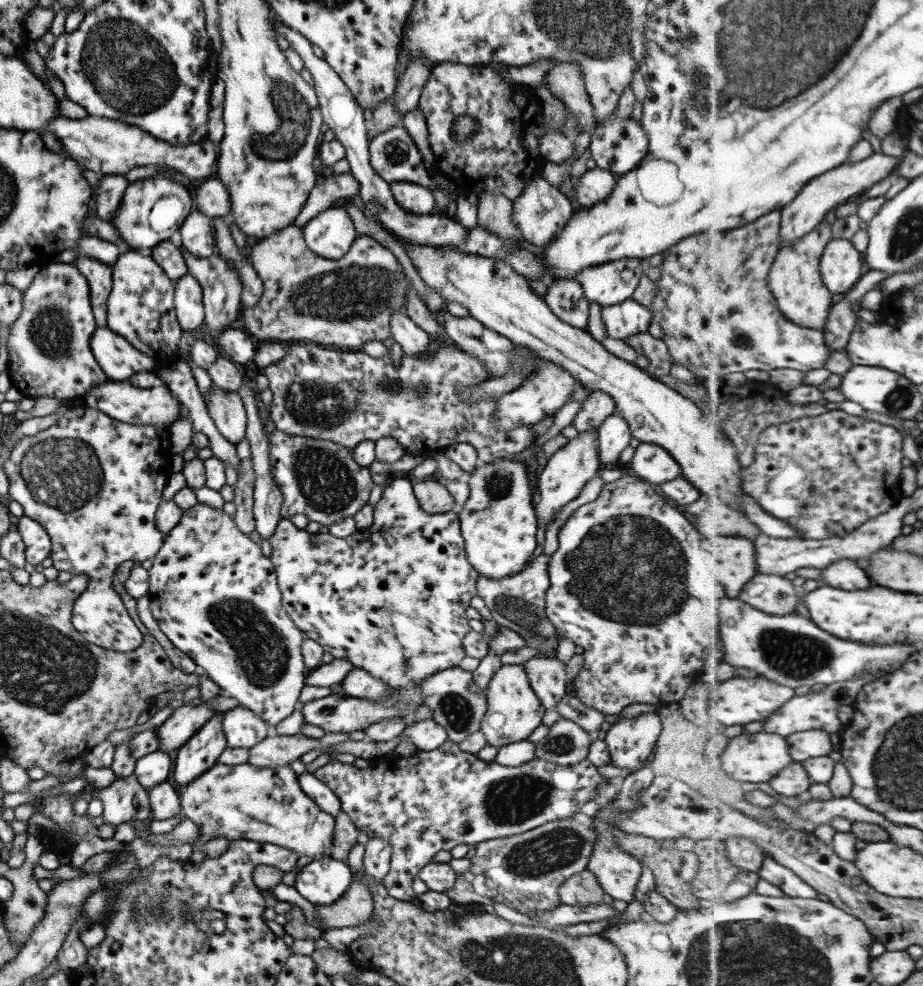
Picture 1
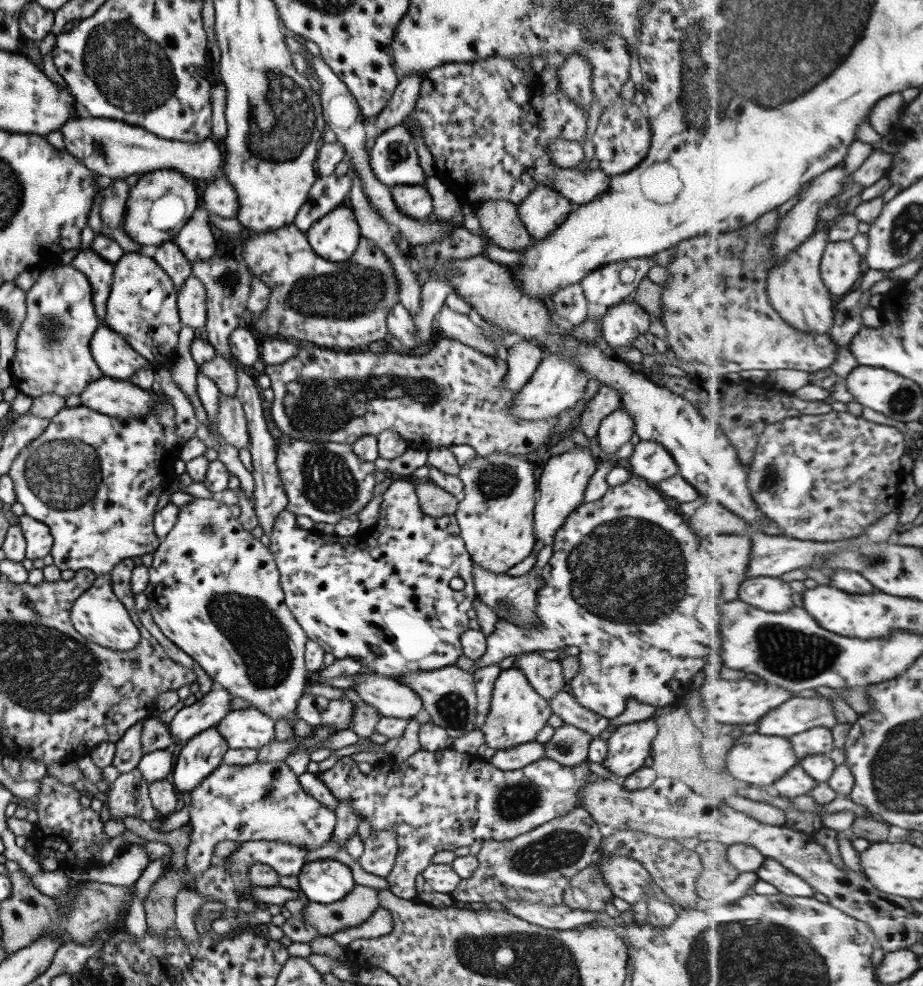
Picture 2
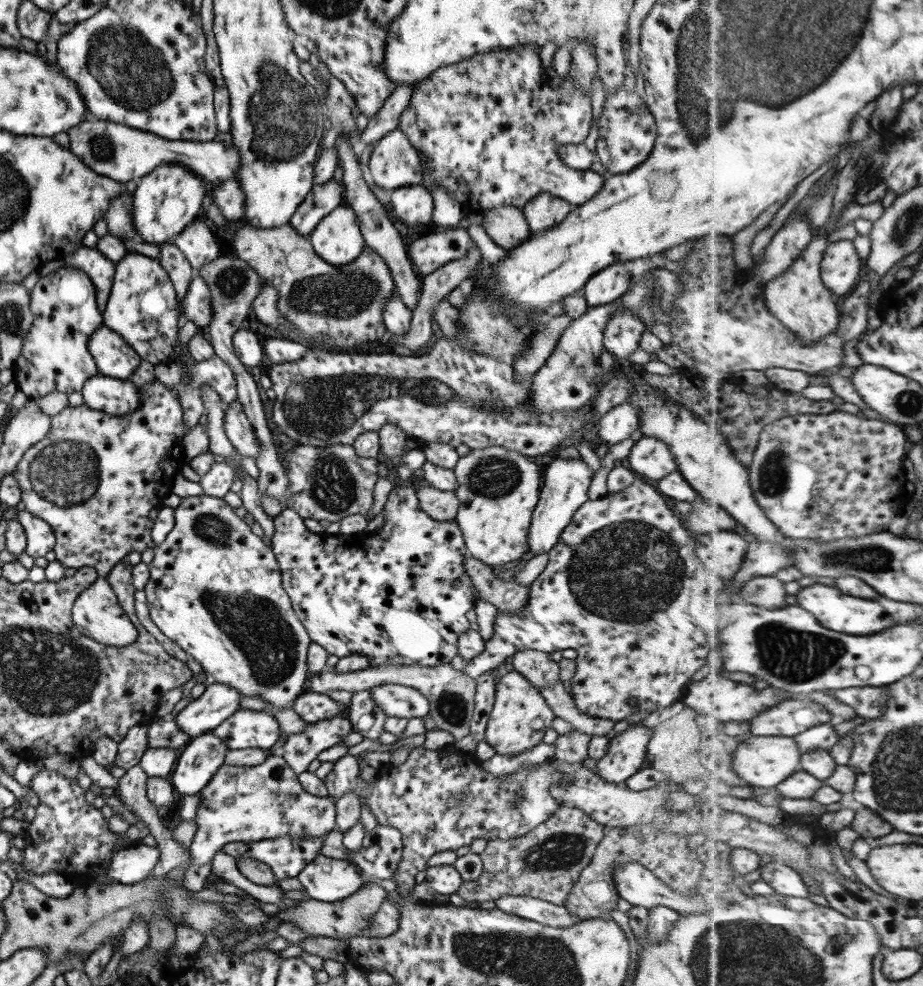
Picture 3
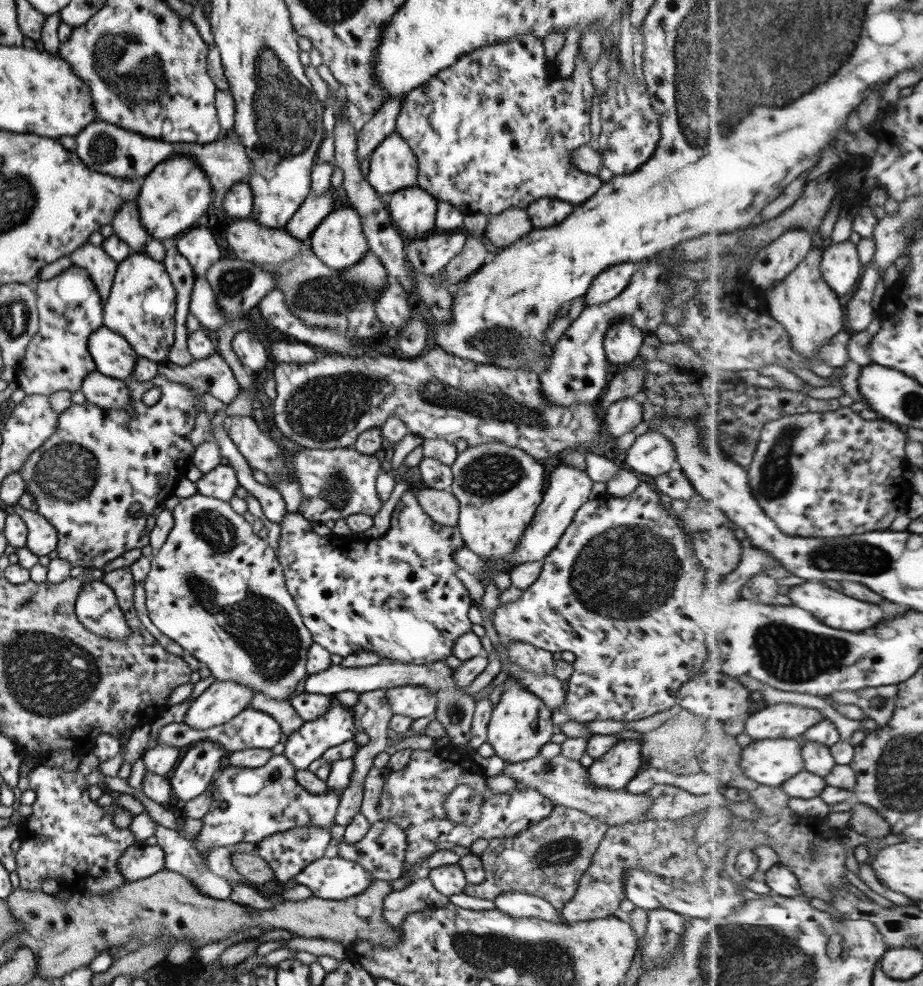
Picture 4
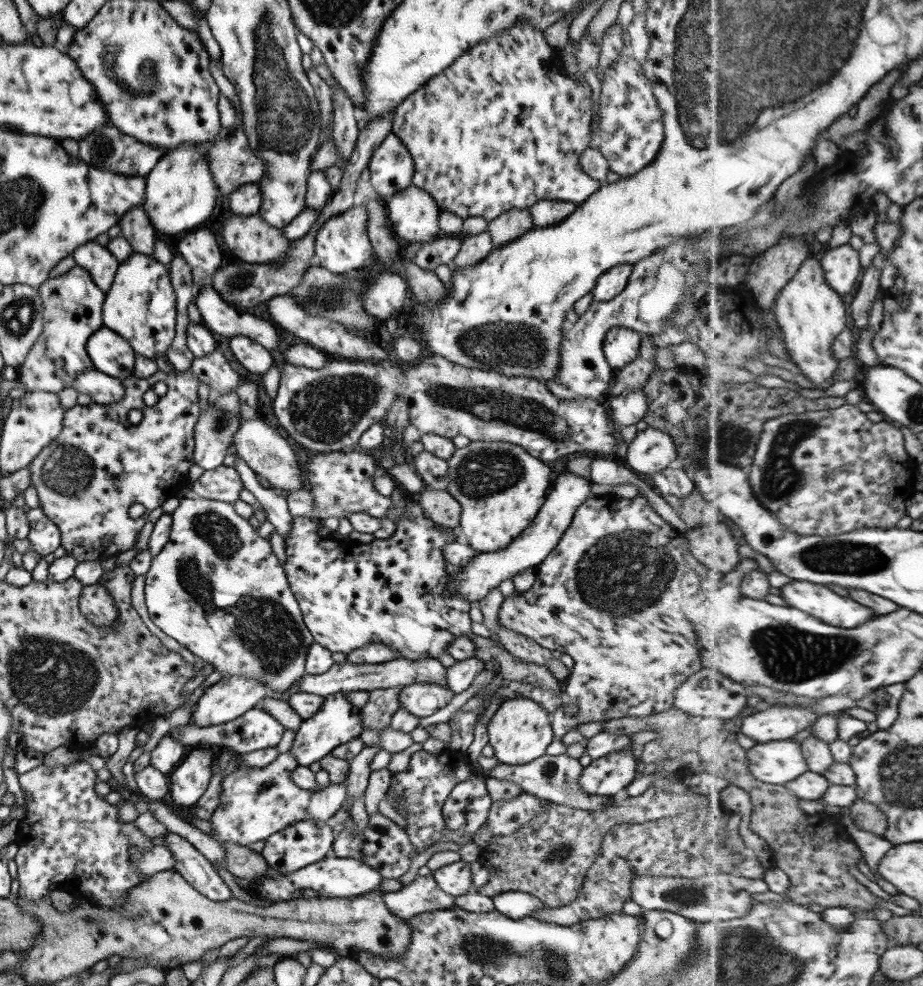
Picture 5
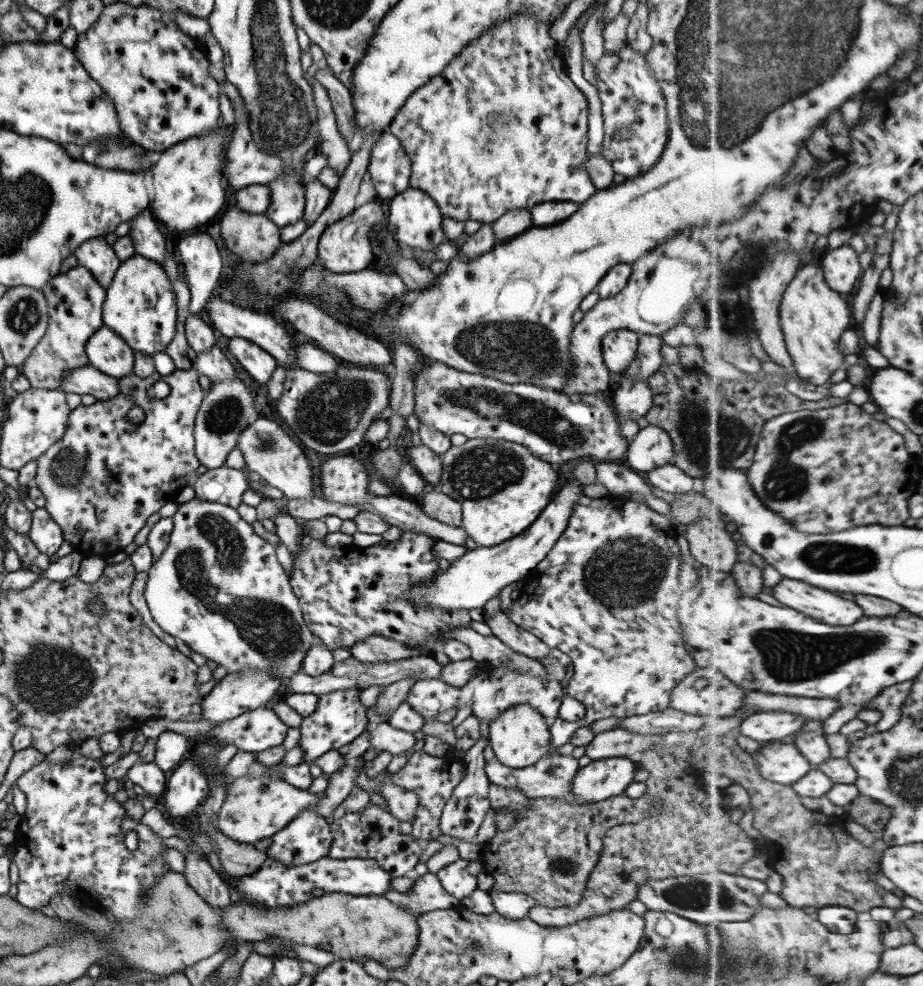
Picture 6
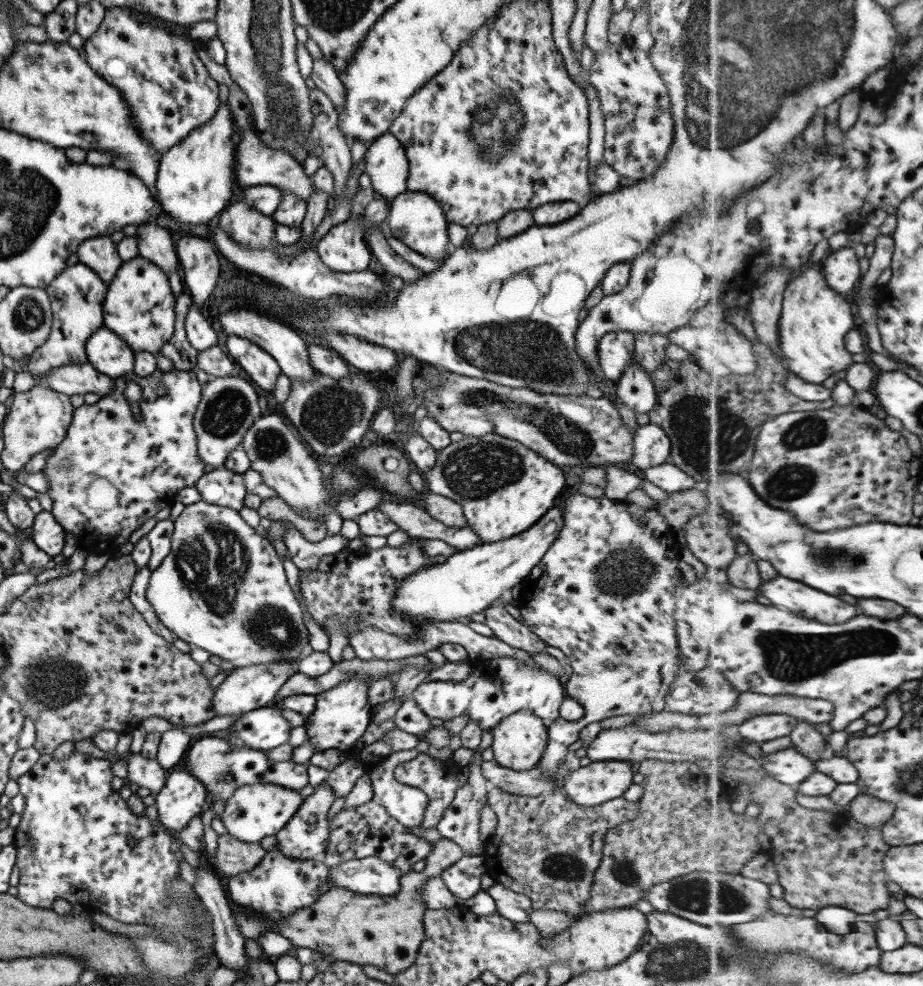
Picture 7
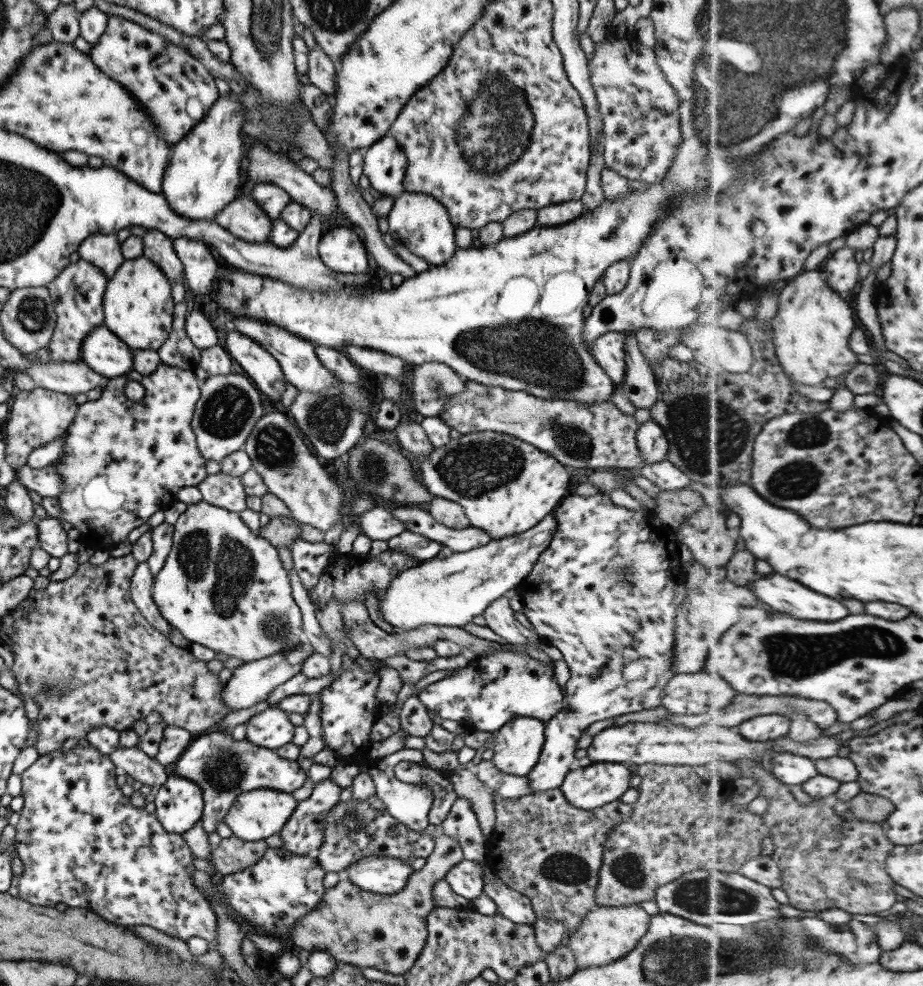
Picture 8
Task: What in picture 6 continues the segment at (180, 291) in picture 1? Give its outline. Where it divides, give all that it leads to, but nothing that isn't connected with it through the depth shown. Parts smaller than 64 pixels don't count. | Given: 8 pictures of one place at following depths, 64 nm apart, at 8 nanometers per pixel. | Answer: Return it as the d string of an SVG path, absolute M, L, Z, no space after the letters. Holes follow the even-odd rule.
M212 293L206 298L203 310L209 319L209 325L220 332L225 338L241 337L250 340L253 344L268 352L275 360L276 364L285 370L296 369L296 346L293 344L291 336L285 330L283 323L274 320L270 316L261 315L253 311L242 309L241 307L223 301L219 296Z

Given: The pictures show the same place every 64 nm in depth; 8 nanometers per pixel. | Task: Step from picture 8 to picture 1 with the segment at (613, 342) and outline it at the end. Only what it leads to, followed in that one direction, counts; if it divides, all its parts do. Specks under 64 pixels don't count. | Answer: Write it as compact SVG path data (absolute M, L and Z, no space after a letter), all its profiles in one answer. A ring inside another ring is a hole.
M629 298L608 307L602 307L601 321L604 334L622 340L635 333L645 333L652 321L652 312Z

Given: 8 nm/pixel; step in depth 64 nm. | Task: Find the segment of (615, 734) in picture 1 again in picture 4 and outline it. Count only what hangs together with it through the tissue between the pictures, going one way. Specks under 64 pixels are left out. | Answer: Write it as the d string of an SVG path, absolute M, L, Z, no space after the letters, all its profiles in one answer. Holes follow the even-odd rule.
M619 739L586 768L588 781L605 790L623 790L641 764L641 739Z

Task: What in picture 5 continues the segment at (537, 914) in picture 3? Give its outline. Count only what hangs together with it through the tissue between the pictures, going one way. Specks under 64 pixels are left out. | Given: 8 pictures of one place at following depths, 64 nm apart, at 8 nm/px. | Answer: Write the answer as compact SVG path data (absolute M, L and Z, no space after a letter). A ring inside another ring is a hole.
M519 891L496 893L492 903L497 912L513 920L531 917L536 910L545 907L535 896Z

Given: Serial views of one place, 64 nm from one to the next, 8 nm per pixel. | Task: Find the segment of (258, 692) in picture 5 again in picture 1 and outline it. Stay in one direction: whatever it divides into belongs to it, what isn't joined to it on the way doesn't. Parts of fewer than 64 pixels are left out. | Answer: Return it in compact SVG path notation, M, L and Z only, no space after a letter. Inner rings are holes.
M208 702L178 704L172 713L156 728L156 738L161 752L174 753L185 741L215 713L219 713Z

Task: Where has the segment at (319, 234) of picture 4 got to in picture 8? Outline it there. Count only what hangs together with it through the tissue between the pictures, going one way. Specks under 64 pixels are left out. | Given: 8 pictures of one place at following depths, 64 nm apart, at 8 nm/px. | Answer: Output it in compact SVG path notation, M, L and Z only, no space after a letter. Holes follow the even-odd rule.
M402 191L396 196L376 196L370 206L372 213L379 218L387 218L388 232L395 234L399 240L405 237L405 247L423 258L430 266L440 265L457 250L453 237L454 228L450 222L447 211L432 196L423 193L412 193ZM333 226L323 233L317 245L321 262L333 272L359 274L365 272L370 257L364 243L353 228Z

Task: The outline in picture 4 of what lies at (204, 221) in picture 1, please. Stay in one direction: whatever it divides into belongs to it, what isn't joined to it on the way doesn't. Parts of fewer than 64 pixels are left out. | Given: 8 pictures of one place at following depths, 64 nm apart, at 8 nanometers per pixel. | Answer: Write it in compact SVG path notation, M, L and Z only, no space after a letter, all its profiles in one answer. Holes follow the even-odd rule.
M203 222L178 235L172 243L187 259L195 277L204 278L206 268L221 258L219 248Z

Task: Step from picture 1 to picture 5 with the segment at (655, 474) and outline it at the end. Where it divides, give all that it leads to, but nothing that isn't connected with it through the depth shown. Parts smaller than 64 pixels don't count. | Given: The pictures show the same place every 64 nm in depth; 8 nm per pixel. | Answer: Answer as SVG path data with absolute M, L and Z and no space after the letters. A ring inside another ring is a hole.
M649 426L636 433L624 453L628 468L644 478L674 465L676 460L672 438Z

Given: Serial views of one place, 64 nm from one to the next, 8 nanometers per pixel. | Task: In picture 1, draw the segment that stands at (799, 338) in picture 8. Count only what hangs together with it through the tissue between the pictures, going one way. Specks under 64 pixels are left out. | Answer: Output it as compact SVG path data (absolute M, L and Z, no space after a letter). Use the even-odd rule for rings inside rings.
M830 223L818 224L809 234L796 240L796 243L783 245L774 260L769 275L769 286L776 296L777 304L787 320L801 327L822 330L829 324L833 293L825 286L820 271L820 260L824 250L833 238Z

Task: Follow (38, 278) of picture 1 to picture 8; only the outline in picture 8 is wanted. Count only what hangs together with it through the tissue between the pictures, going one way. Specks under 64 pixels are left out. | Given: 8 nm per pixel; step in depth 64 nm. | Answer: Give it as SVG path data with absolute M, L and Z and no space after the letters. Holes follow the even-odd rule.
M79 259L69 263L53 280L46 284L49 298L55 311L55 324L49 342L35 351L35 360L39 362L78 362L81 361L81 343L94 328L101 327L102 300L108 280L97 266Z

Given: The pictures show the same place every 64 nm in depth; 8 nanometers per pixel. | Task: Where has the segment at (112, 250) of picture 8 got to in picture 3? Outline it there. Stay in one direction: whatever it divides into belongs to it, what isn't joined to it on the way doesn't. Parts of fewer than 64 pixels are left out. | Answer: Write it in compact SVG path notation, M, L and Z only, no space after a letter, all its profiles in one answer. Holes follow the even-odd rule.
M79 246L77 250L65 256L65 262L89 277L95 291L97 308L102 312L112 285L114 262L105 258L97 249L86 246Z

